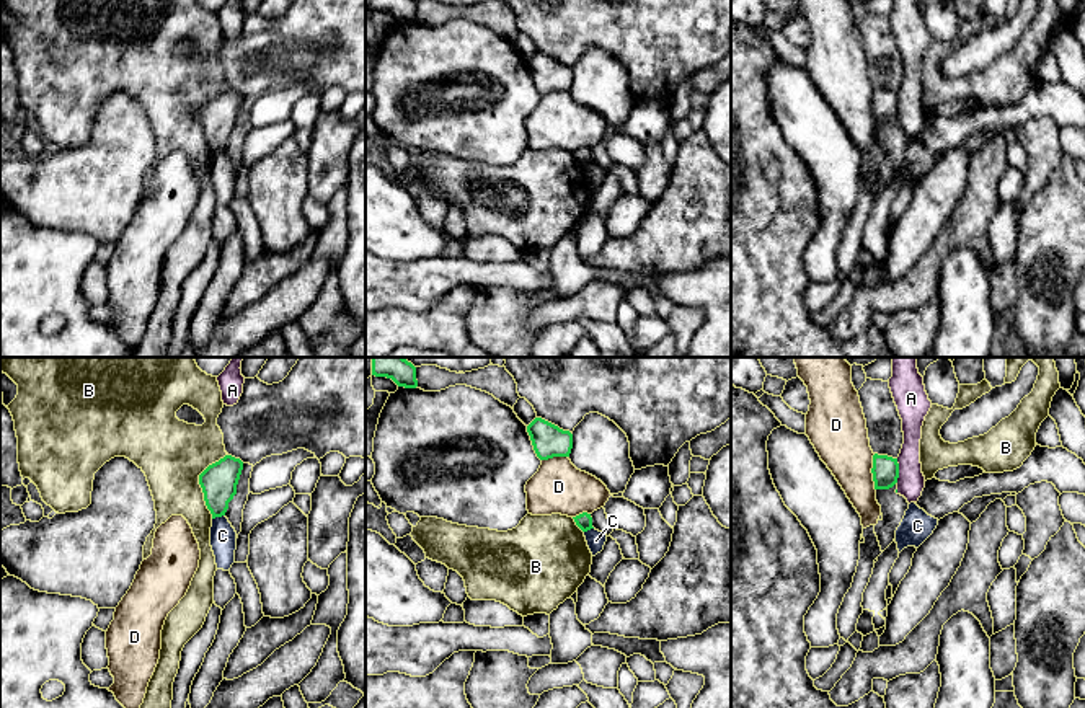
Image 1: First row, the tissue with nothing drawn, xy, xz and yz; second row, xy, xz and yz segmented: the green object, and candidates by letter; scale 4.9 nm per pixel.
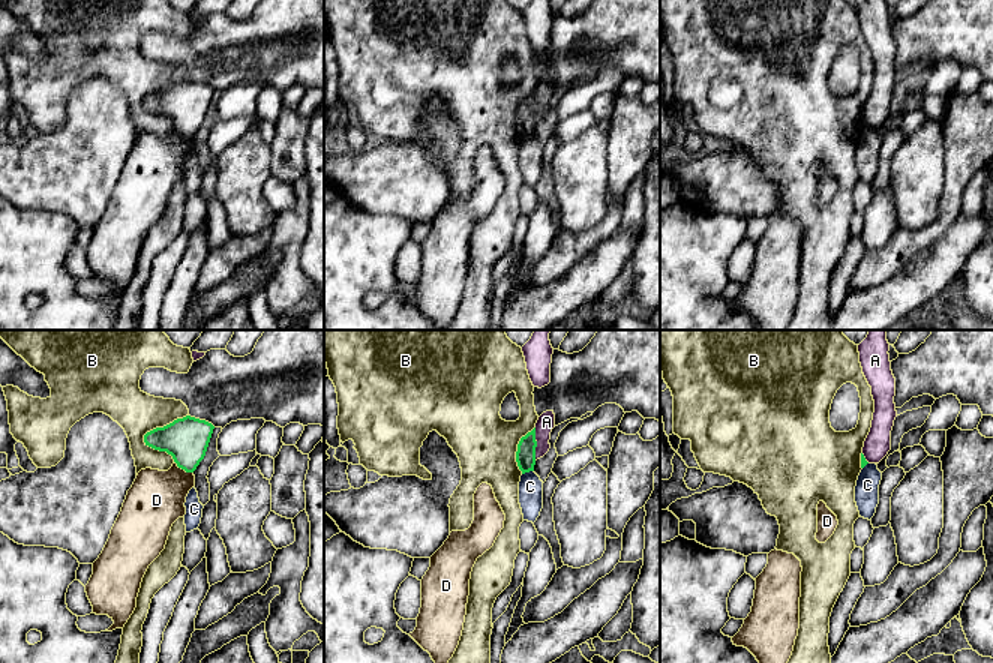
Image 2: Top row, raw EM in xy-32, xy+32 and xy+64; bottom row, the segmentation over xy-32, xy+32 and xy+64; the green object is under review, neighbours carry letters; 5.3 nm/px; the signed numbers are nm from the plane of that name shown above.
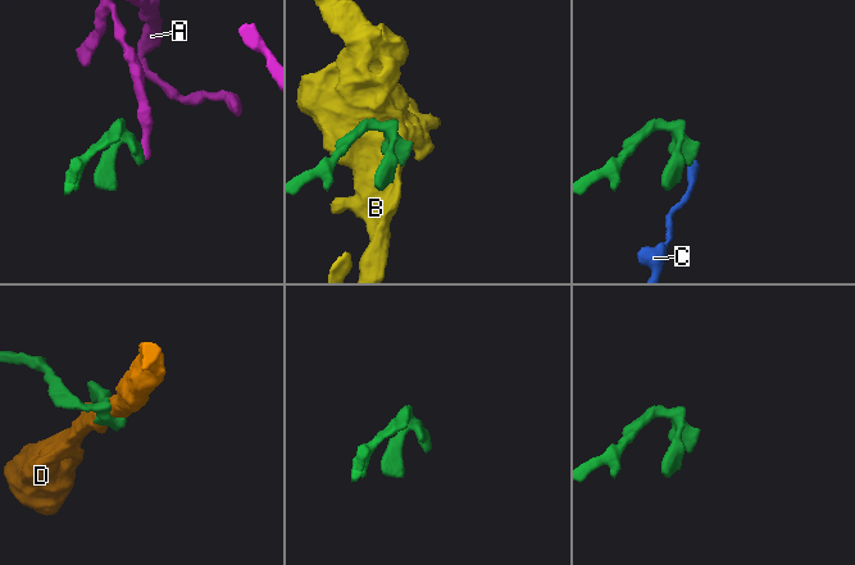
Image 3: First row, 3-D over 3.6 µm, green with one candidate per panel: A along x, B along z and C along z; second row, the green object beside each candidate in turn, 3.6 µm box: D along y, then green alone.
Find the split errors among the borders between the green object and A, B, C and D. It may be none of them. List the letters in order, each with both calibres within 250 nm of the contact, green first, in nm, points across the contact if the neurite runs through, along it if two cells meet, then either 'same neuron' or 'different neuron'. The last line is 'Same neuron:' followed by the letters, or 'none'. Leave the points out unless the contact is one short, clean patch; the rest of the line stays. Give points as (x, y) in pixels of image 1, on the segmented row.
A: calibres 130 and 140 nm; border yz (896, 459), (898, 482); different neuron
B: calibres 180 and 340 nm; different neuron
C: calibres 180 and 130 nm; border xy (224, 514), (212, 519); different neuron
D: calibres 130 and 280 nm; different neuron
Same neuron: none

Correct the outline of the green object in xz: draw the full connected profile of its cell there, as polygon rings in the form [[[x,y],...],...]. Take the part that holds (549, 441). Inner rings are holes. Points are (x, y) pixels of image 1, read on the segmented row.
[[[535,418],[527,426],[527,432],[540,460],[569,457],[573,449],[573,434],[569,431],[563,431],[542,418]]]

